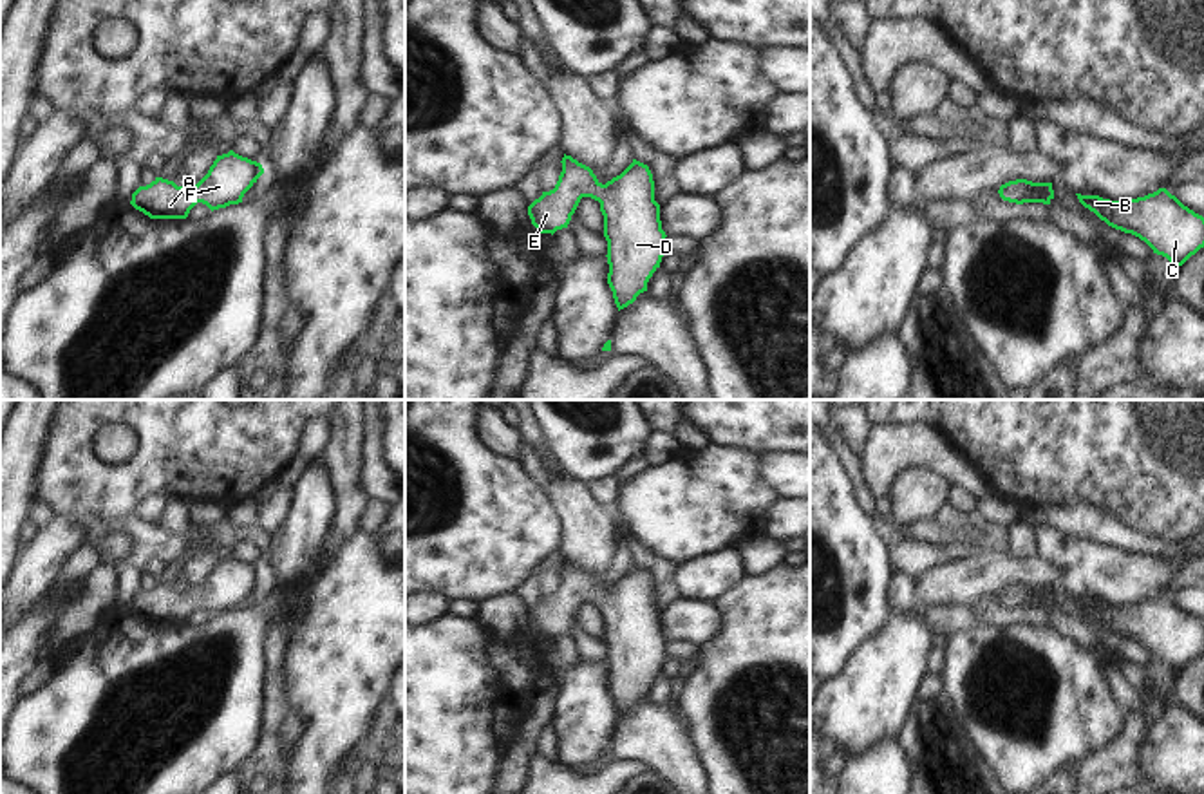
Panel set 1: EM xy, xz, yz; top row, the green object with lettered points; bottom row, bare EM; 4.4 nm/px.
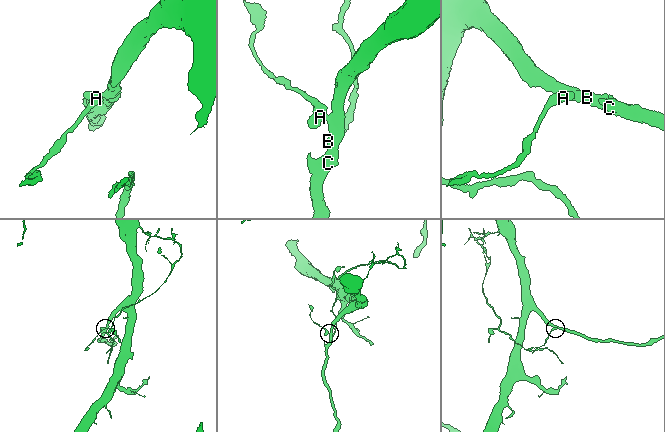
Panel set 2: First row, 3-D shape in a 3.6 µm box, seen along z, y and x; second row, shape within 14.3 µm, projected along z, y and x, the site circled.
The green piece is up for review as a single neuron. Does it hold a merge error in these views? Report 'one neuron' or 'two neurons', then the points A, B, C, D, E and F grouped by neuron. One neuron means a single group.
one neuron; groups A B C D E F

